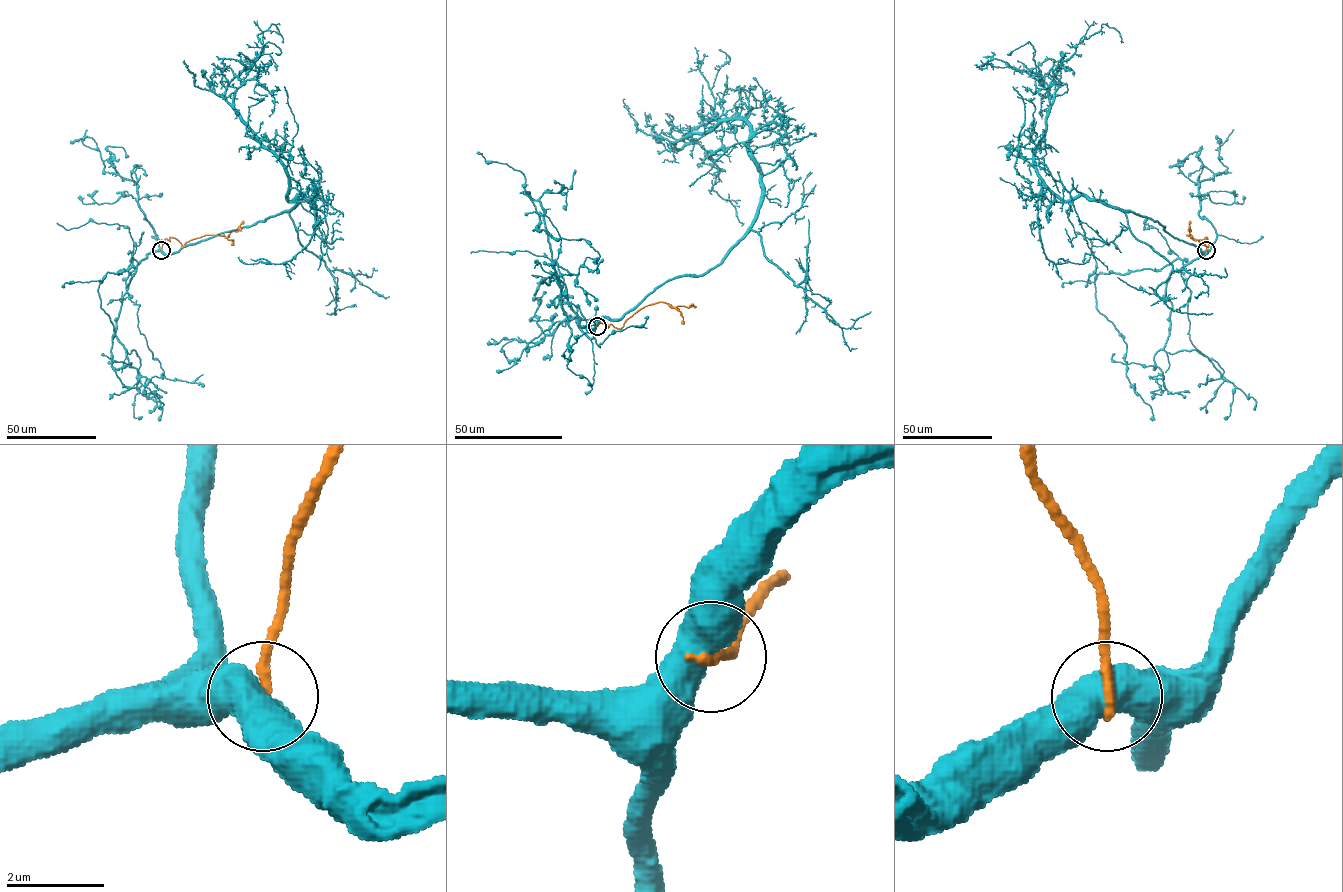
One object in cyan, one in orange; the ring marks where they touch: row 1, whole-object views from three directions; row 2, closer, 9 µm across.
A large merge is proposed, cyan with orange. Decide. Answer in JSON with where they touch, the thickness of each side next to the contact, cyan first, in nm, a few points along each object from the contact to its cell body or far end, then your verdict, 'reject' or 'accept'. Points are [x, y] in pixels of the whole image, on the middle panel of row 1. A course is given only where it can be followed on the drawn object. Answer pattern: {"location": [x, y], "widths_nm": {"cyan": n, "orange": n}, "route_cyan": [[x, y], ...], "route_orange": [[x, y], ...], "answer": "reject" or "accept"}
{"location": [597, 326], "widths_nm": {"cyan": 600, "orange": 240}, "route_cyan": [[597, 326], [706, 274], [744, 236], [761, 180], [750, 127], [727, 119], [673, 145], [707, 152], [742, 226]], "route_orange": [[597, 326], [606, 323], [607, 328], [611, 324], [621, 329], [641, 308], [659, 302], [673, 307], [695, 306]], "answer": "reject"}

